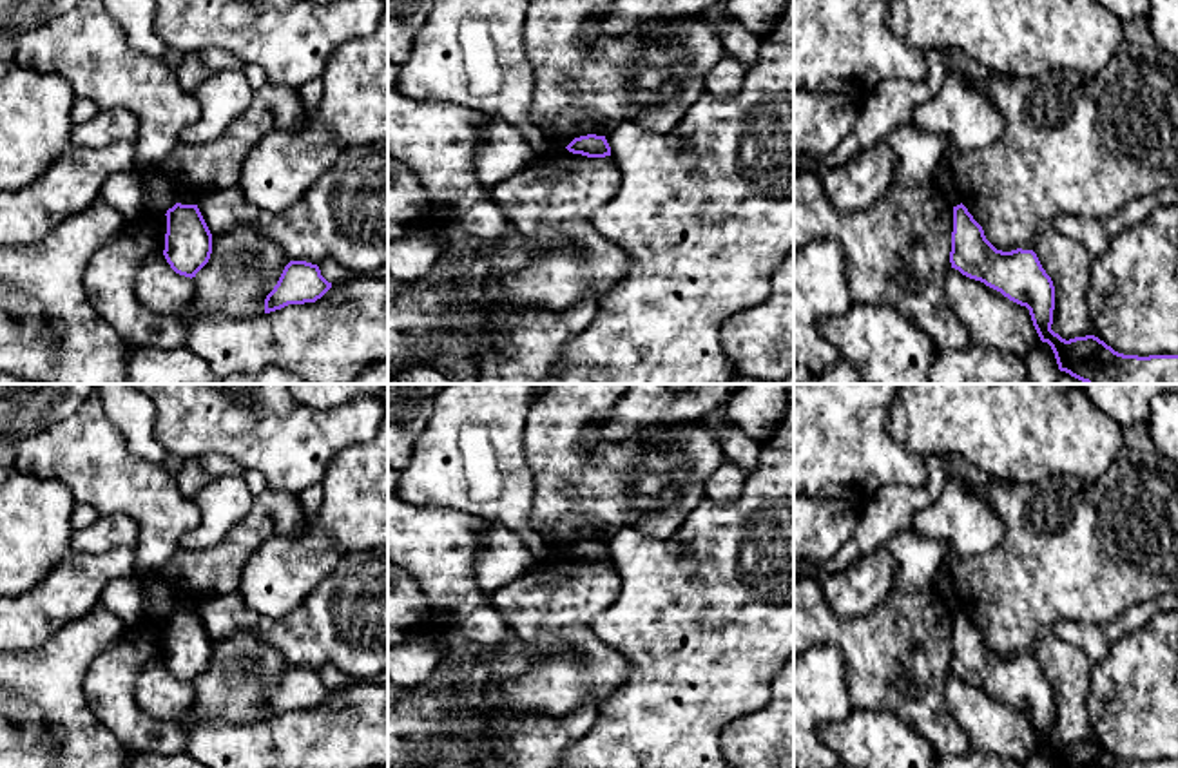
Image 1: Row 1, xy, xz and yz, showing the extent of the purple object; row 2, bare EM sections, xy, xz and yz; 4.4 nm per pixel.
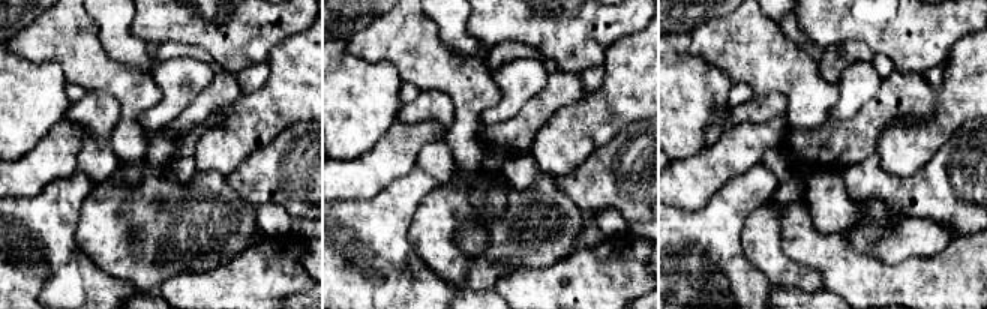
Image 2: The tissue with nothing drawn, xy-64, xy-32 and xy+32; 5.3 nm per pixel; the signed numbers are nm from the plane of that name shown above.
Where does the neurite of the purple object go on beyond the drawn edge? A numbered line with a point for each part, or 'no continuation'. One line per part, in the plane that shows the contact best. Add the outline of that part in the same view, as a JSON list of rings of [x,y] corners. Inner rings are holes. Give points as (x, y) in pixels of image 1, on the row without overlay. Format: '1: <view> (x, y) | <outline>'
no continuation

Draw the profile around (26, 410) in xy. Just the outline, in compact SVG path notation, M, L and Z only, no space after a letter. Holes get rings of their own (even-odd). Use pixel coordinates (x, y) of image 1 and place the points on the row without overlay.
M0 384L0 446L18 446L72 415L96 384Z

